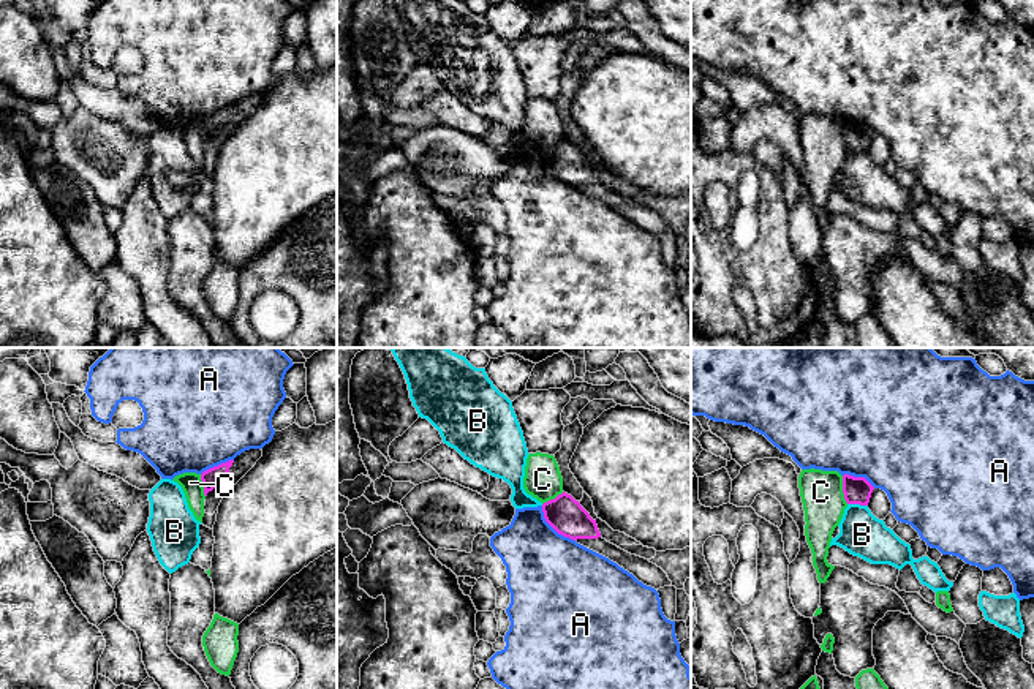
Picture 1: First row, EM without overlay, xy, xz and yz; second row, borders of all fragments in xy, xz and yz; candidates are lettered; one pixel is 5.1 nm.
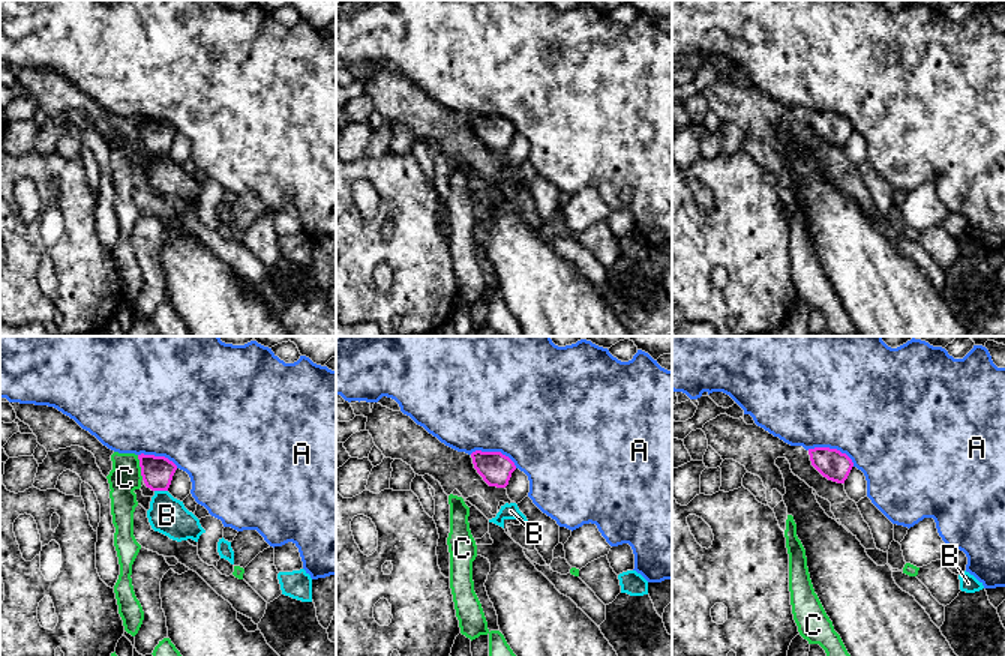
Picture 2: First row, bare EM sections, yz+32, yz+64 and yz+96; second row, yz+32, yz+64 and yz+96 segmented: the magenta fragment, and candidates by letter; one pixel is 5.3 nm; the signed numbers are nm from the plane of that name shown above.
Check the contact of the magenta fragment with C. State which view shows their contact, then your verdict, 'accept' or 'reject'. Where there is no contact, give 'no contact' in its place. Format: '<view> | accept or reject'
yz | reject

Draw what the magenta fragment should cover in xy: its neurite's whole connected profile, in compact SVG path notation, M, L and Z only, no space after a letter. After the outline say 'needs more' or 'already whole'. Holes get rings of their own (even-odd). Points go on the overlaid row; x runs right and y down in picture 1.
M229 460L226 463L213 466L213 468L210 468L201 474L201 480L202 480L206 496L209 491L212 491L228 476L232 463L234 463L234 460Z; already whole

